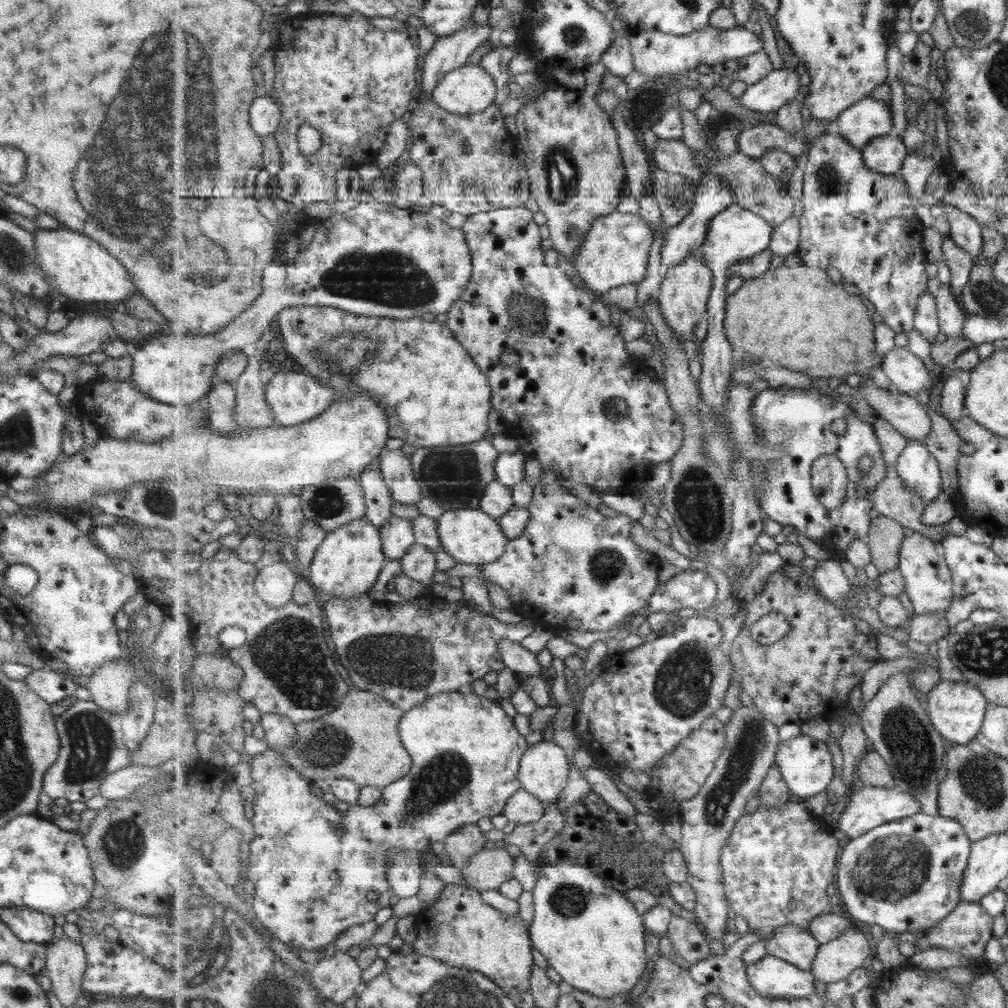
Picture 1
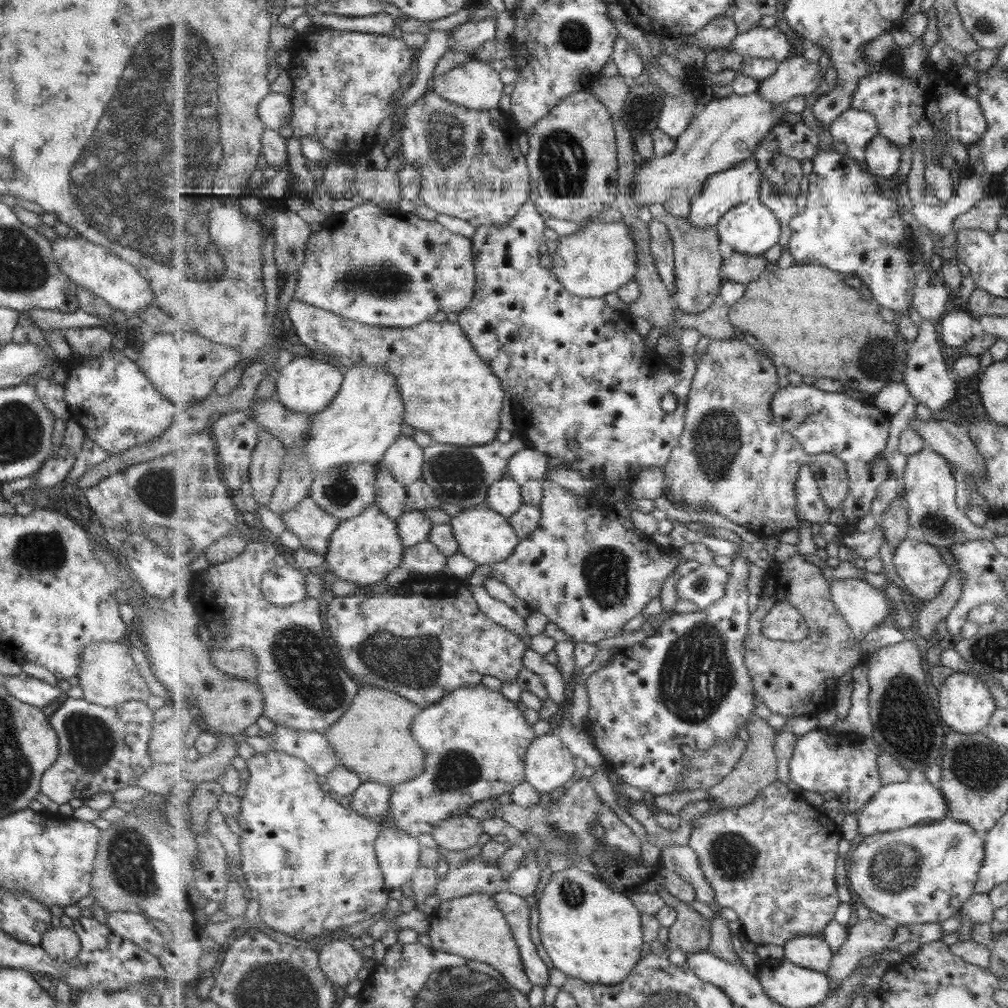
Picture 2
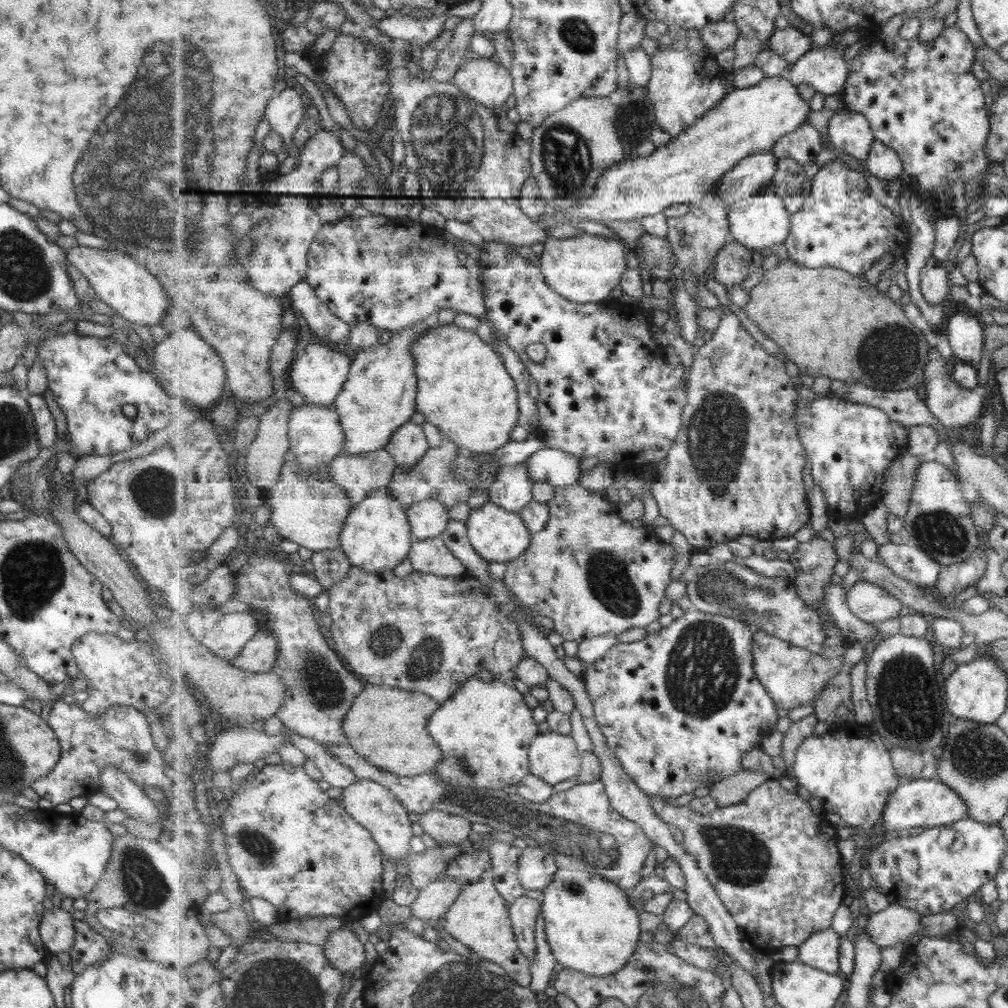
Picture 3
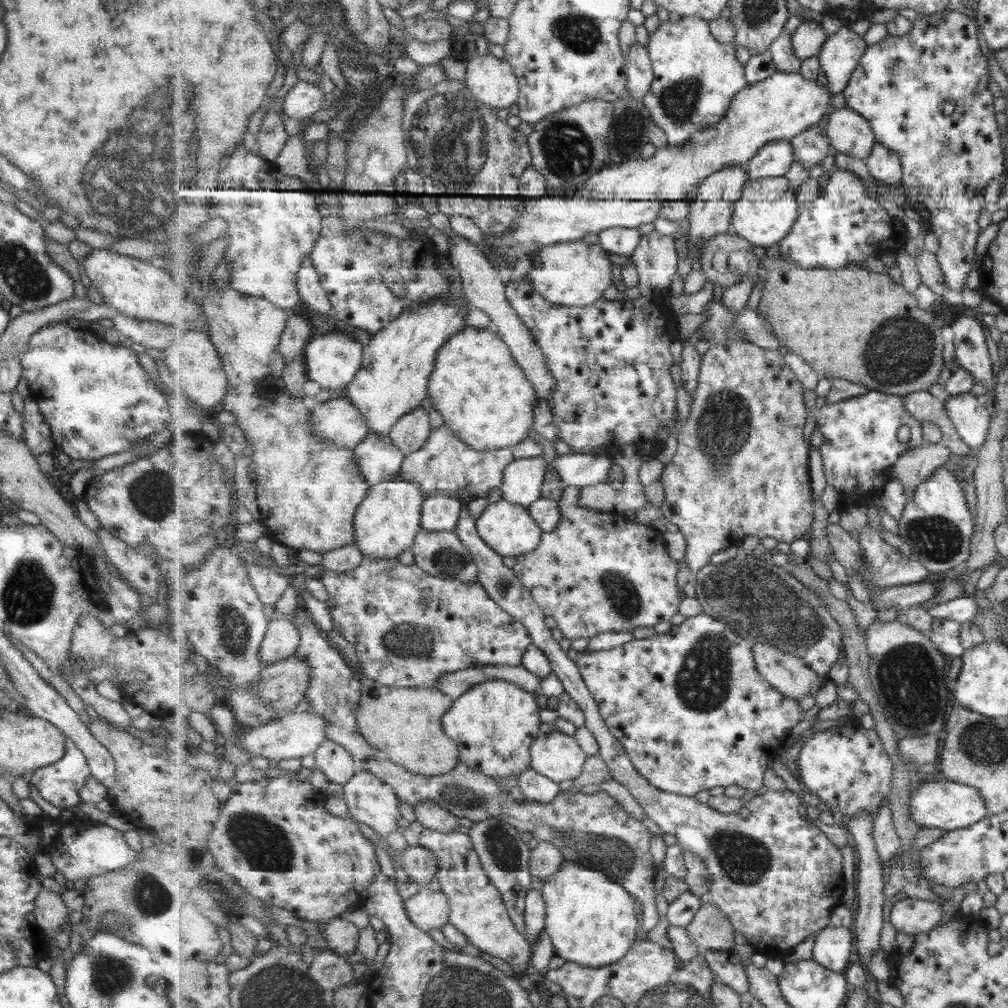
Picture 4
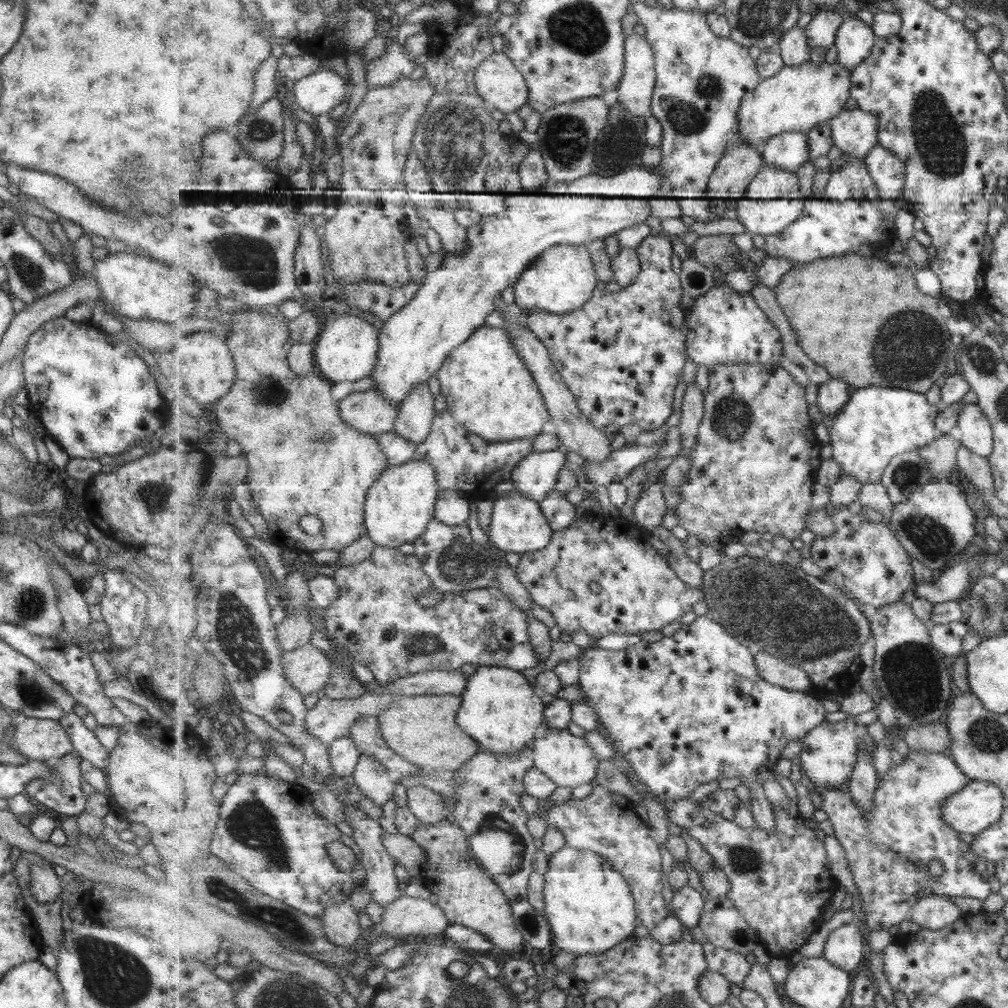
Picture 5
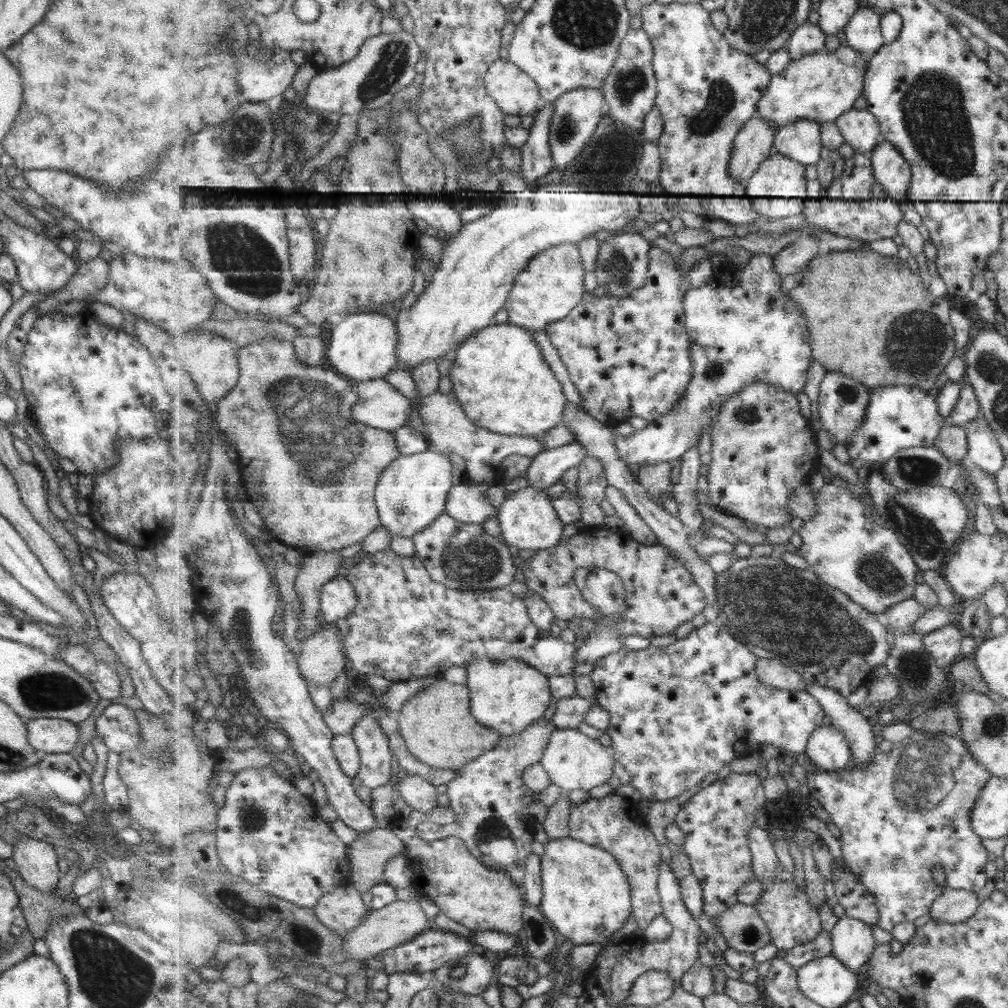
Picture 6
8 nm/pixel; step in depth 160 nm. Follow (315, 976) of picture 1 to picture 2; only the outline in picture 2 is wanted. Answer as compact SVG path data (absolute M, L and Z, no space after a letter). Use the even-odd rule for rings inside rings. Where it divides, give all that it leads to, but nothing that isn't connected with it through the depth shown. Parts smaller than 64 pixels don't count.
M331 941L322 945L320 951L320 965L324 973L337 987L343 989L346 984L357 980L365 961L360 952L349 941Z

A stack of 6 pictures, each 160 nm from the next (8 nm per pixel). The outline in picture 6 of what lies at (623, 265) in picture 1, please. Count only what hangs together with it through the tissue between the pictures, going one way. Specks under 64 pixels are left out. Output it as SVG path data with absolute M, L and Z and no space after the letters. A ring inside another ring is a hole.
M563 243L535 255L516 278L504 307L508 314L508 322L533 332L546 330L550 324L568 318L587 293L583 282L585 272L580 248L576 244Z

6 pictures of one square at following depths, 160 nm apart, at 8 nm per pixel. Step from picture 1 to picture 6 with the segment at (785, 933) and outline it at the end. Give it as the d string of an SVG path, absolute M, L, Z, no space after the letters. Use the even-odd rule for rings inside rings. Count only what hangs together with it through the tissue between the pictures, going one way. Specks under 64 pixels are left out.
M849 916L842 917L835 926L832 932L832 945L832 954L854 971L869 963L873 951L878 946L875 944L871 926L863 920Z

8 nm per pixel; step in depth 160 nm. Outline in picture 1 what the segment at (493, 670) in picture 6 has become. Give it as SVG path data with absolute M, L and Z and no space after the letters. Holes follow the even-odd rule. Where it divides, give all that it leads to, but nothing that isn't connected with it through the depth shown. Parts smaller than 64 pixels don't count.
M458 691L440 693L439 695L430 696L424 703L417 704L411 710L404 712L405 720L400 720L400 735L405 748L412 753L413 772L409 776L405 775L403 779L397 780L397 783L389 784L382 788L382 796L375 806L351 805L348 811L339 812L331 804L331 798L315 796L311 787L314 785L311 780L307 780L292 764L284 760L284 756L277 749L270 749L263 754L257 755L250 760L253 775L253 788L255 799L253 802L254 814L251 819L253 825L253 838L250 841L250 858L247 866L247 879L254 883L253 910L261 924L277 938L281 943L291 944L295 948L303 950L317 951L326 948L327 944L337 941L337 938L349 931L349 928L357 924L368 923L375 918L375 914L381 908L389 907L391 904L390 895L395 892L391 890L388 881L388 860L387 853L389 849L407 849L417 850L421 854L429 851L429 846L433 842L444 842L454 831L470 823L476 823L485 817L493 817L504 813L509 800L522 788L520 781L521 761L525 752L528 751L527 740L525 735L516 727L516 721L505 714L505 710L499 707L499 702L489 700L483 696L477 696L470 693L467 696ZM375 891L379 894L376 901L369 901L365 897L369 892Z

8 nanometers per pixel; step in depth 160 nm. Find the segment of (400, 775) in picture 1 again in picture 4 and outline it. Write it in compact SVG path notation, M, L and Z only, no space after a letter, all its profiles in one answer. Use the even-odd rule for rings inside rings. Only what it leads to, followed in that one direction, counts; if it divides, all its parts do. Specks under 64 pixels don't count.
M363 677L363 696L358 710L357 722L364 737L376 748L379 748L384 757L404 766L411 772L425 776L437 776L451 772L460 767L460 748L447 732L444 731L443 716L455 700L433 688L394 688L387 687L370 678Z

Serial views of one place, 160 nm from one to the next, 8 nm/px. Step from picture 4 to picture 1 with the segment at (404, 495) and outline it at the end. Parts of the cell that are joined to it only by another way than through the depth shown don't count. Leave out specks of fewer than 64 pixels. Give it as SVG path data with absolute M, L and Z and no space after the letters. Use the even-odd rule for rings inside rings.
M365 516L329 532L303 577L319 592L329 594L332 599L364 597L377 582L386 562L380 527Z

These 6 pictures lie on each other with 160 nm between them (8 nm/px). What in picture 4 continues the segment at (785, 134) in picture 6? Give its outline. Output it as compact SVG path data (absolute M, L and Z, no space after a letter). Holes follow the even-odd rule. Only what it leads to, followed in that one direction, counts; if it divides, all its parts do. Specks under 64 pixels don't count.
M781 139L761 148L745 165L745 169L748 172L748 178L751 180L786 176L795 162L797 162L796 151L791 139Z

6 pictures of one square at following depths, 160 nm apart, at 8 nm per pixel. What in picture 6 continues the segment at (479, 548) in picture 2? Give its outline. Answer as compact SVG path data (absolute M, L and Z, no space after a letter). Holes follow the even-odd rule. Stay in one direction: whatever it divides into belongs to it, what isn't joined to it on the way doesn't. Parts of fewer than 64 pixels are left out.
M527 486L509 493L498 518L502 530L501 538L515 550L551 549L562 541L564 521L557 514L552 498L543 489Z

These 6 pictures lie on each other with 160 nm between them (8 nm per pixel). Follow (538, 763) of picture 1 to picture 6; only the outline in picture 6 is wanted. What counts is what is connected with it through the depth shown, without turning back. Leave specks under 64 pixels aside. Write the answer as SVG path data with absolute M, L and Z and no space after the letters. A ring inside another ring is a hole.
M557 729L551 735L546 746L544 757L540 762L549 773L552 784L560 787L564 792L584 790L588 792L595 786L608 784L608 780L615 774L615 754L607 745L599 740L589 738L578 729Z

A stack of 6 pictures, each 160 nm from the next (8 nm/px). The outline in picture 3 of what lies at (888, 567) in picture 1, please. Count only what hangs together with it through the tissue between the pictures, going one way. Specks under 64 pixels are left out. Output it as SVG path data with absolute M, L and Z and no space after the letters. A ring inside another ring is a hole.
M907 452L897 457L886 472L882 502L901 519L909 512L916 474L922 462L921 457Z

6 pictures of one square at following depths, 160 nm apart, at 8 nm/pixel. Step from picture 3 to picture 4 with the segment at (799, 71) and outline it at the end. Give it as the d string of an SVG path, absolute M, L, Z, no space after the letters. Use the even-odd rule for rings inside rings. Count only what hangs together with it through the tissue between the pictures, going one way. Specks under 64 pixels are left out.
M843 25L836 33L828 36L818 59L832 94L847 88L853 71L867 49L863 36L853 32L849 26Z

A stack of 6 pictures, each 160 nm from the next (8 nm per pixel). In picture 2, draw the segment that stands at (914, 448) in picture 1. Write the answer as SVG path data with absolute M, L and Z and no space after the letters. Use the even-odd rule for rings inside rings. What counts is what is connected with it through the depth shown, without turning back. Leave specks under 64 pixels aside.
M927 448L908 456L902 479L910 524L921 532L925 542L950 552L950 548L956 544L991 539L992 534L988 529L971 523L965 516L965 509L957 508L957 479L950 463L940 453Z

